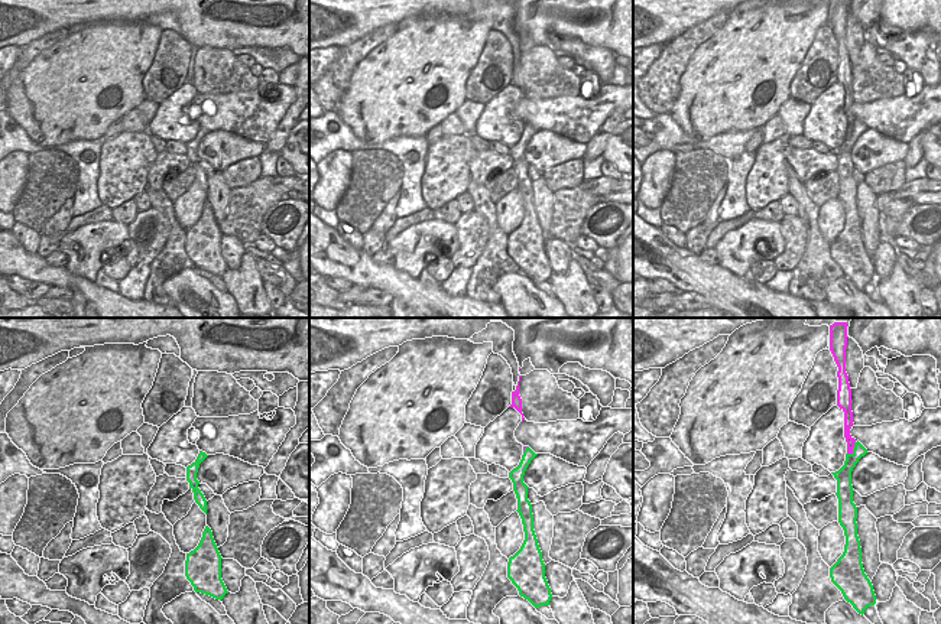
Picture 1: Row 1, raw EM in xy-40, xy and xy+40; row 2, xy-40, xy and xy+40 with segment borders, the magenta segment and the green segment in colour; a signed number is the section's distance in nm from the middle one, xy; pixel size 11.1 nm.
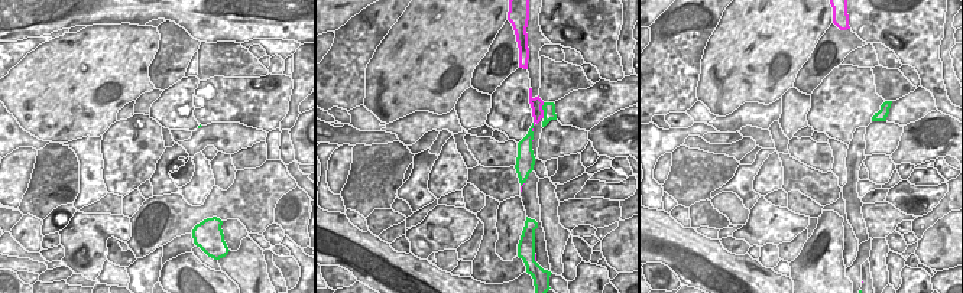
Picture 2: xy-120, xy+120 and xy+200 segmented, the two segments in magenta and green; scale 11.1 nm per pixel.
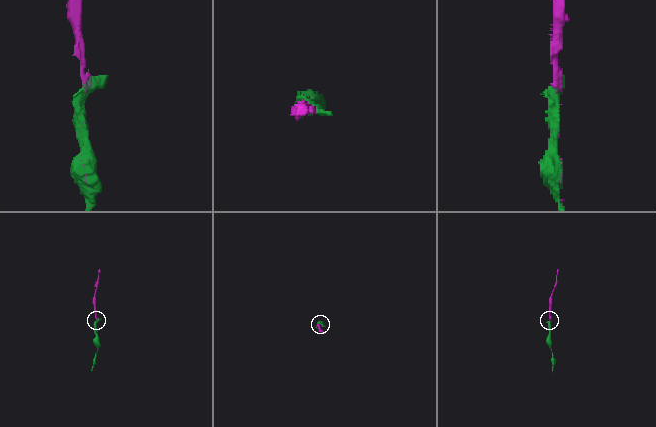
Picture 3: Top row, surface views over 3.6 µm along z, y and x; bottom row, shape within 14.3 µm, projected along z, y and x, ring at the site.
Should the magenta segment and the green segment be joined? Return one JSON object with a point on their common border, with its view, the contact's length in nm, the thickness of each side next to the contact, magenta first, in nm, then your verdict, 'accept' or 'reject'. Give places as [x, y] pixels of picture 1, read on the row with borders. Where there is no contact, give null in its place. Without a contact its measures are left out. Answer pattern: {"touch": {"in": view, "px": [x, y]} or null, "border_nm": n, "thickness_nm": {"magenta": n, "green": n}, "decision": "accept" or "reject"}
{"touch": {"in": "xy+40", "px": [853, 447]}, "border_nm": 180, "thickness_nm": {"magenta": 100, "green": 140}, "decision": "accept"}

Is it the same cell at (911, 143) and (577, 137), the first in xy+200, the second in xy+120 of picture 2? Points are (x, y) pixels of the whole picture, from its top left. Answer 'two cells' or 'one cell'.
two cells

